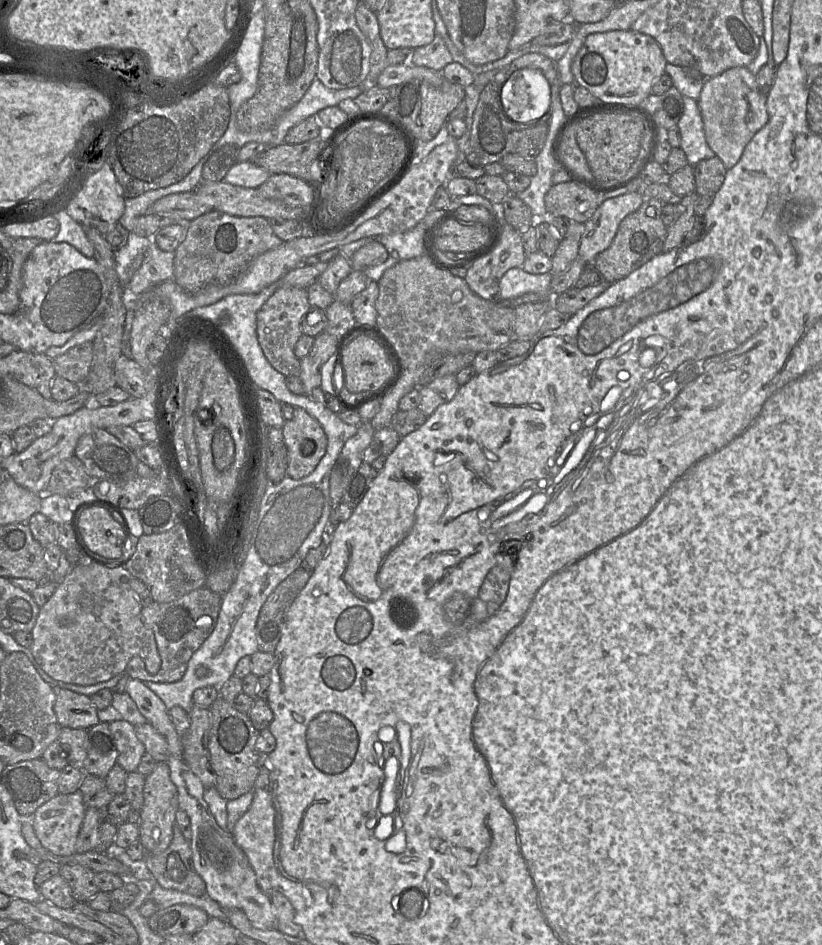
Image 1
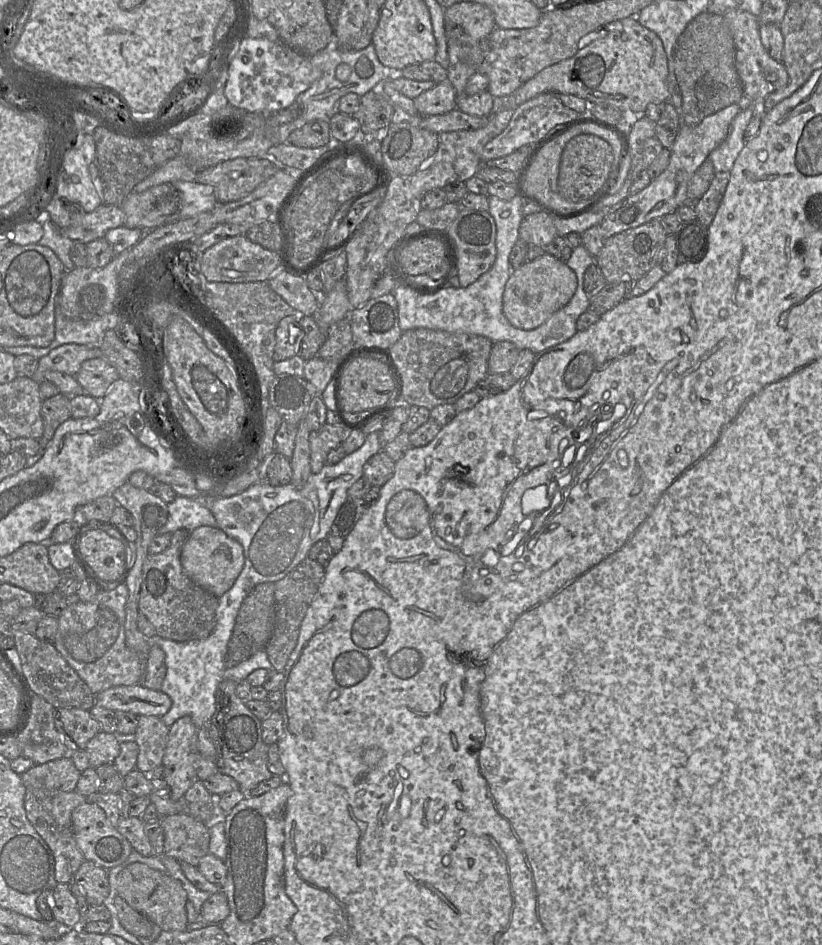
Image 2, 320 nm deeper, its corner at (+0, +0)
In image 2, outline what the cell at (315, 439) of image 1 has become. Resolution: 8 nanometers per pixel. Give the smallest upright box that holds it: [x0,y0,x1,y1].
[310,424,348,474]

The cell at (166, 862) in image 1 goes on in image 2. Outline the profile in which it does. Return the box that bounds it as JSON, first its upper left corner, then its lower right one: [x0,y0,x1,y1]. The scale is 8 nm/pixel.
[161,813,209,867]

